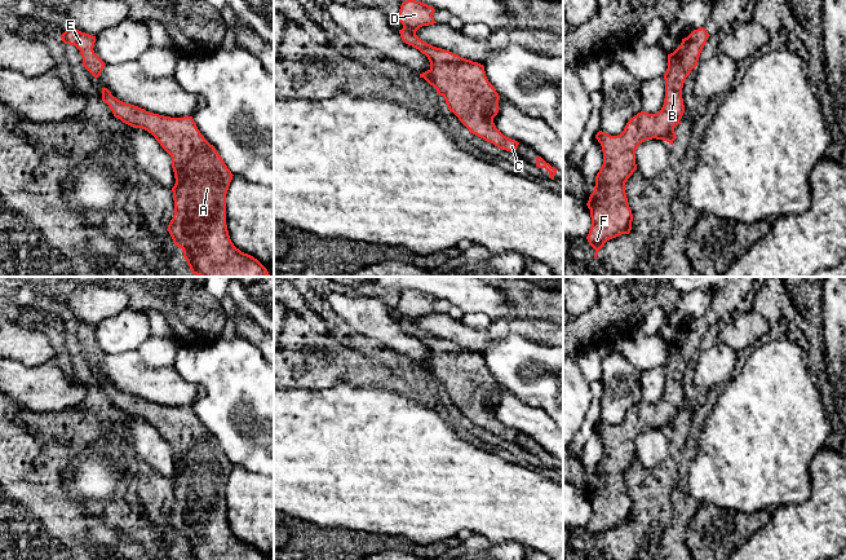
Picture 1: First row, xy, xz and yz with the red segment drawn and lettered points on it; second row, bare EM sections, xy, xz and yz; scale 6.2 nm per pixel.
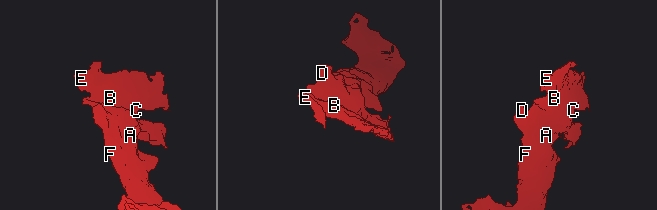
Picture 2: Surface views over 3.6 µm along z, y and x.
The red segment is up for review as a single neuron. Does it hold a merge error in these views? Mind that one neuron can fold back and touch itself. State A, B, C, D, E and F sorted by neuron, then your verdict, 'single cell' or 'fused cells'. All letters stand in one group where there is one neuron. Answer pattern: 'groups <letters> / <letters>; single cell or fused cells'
groups A B C D E F; single cell

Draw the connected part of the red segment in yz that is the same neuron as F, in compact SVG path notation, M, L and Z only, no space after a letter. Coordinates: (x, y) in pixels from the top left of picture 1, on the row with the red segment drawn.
M704 27L682 39L681 45L668 54L664 74L665 98L657 114L641 111L626 123L624 131L611 136L599 131L595 138L602 146L603 164L595 176L595 186L586 203L592 226L586 237L595 250L594 259L604 243L632 230L633 215L628 204L625 182L637 169L635 150L646 140L663 140L673 145L674 127L685 113L682 88L710 35Z

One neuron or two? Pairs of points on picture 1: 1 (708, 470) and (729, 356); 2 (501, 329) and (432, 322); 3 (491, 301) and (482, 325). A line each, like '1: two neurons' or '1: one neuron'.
1: two neurons
2: one neuron
3: two neurons

